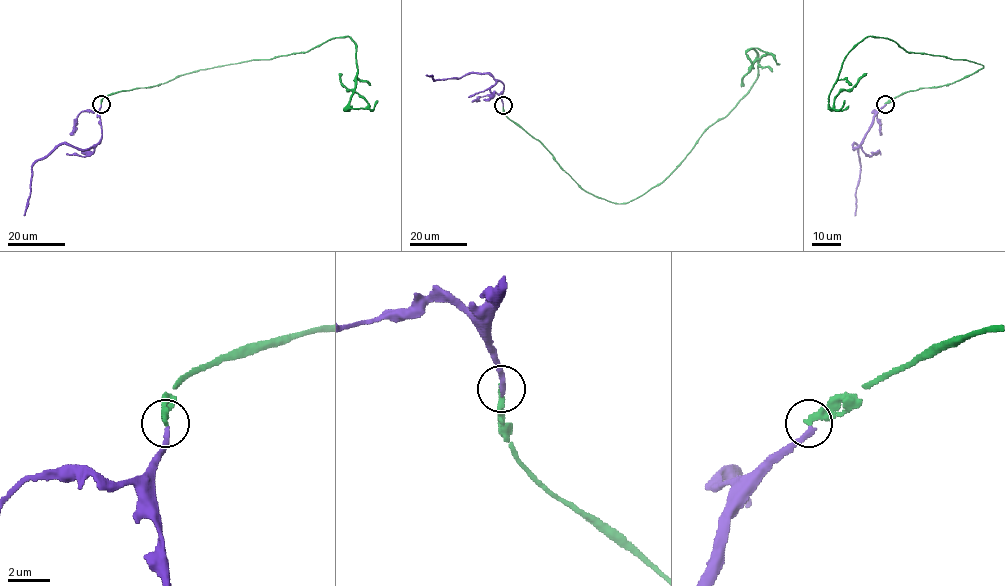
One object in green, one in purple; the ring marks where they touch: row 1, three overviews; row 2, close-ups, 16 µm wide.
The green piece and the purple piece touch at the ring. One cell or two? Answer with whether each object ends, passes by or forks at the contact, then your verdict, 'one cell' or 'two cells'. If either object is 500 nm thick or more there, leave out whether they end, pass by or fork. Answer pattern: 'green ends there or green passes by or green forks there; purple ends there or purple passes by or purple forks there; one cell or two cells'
green ends there; purple ends there; two cells

